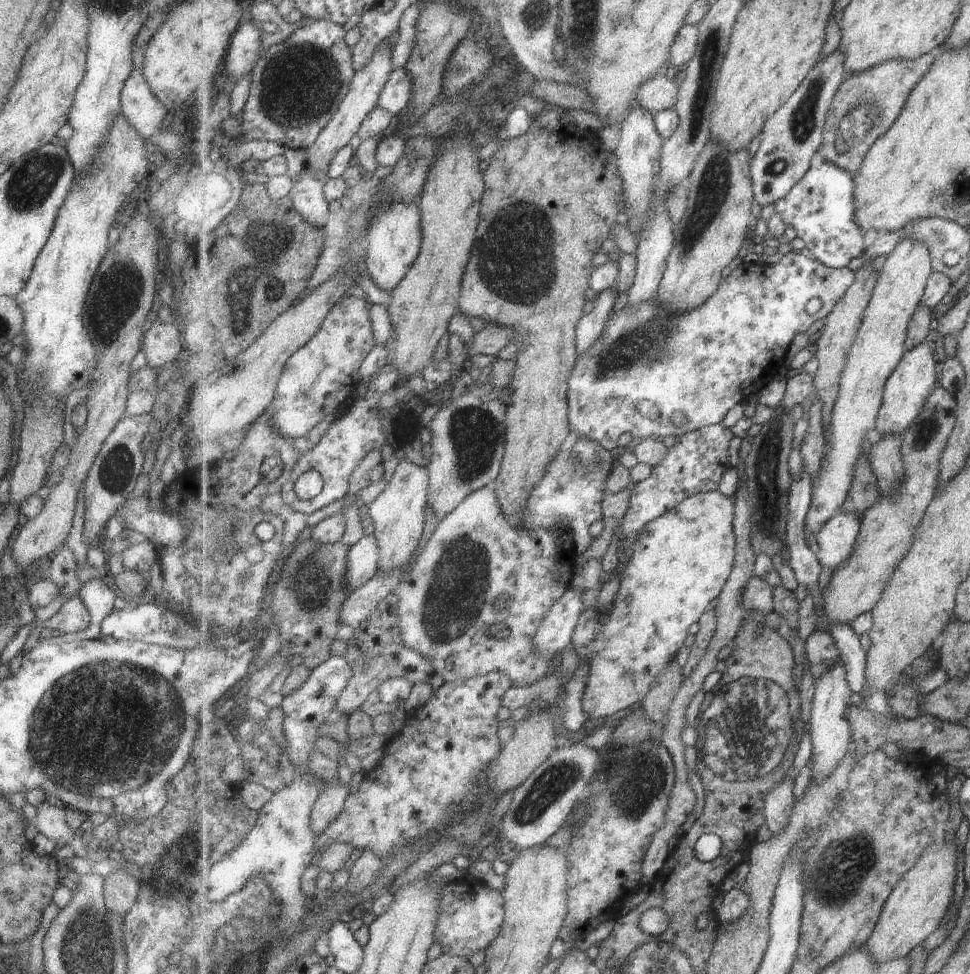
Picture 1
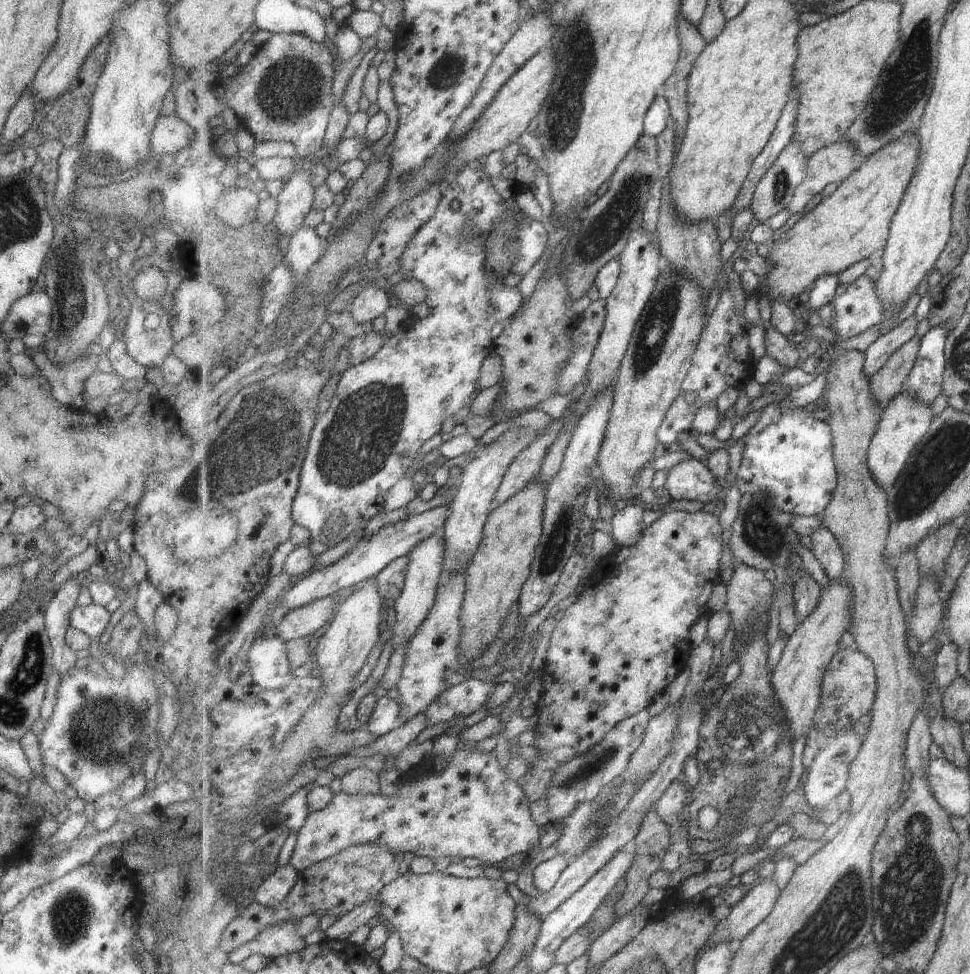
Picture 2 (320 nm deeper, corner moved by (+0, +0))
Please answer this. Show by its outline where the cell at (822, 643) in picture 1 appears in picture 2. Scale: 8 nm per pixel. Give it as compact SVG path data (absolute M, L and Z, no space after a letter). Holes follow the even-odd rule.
M848 648L837 651L833 660L829 663L828 670L824 676L822 689L822 703L814 718L814 726L824 736L837 737L843 731L852 729L866 714L871 714L877 698L878 682L875 663L859 648L850 650Z

